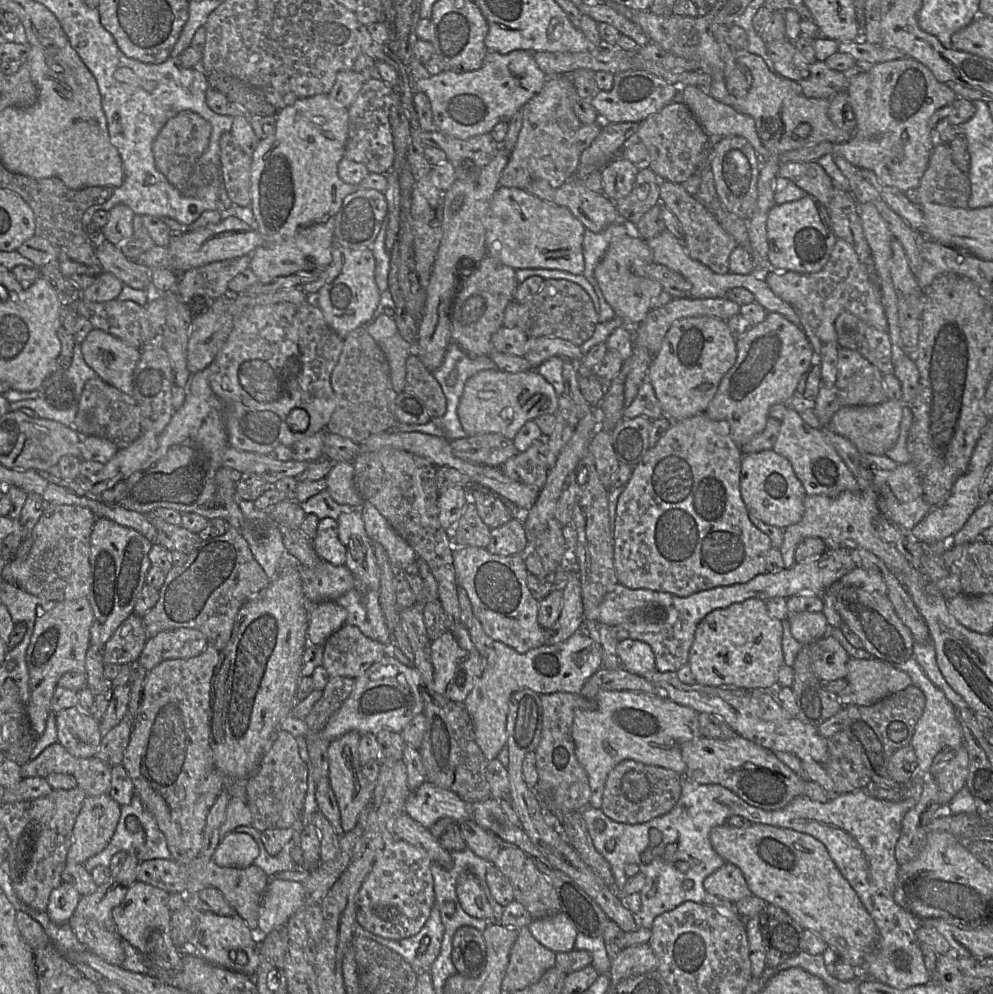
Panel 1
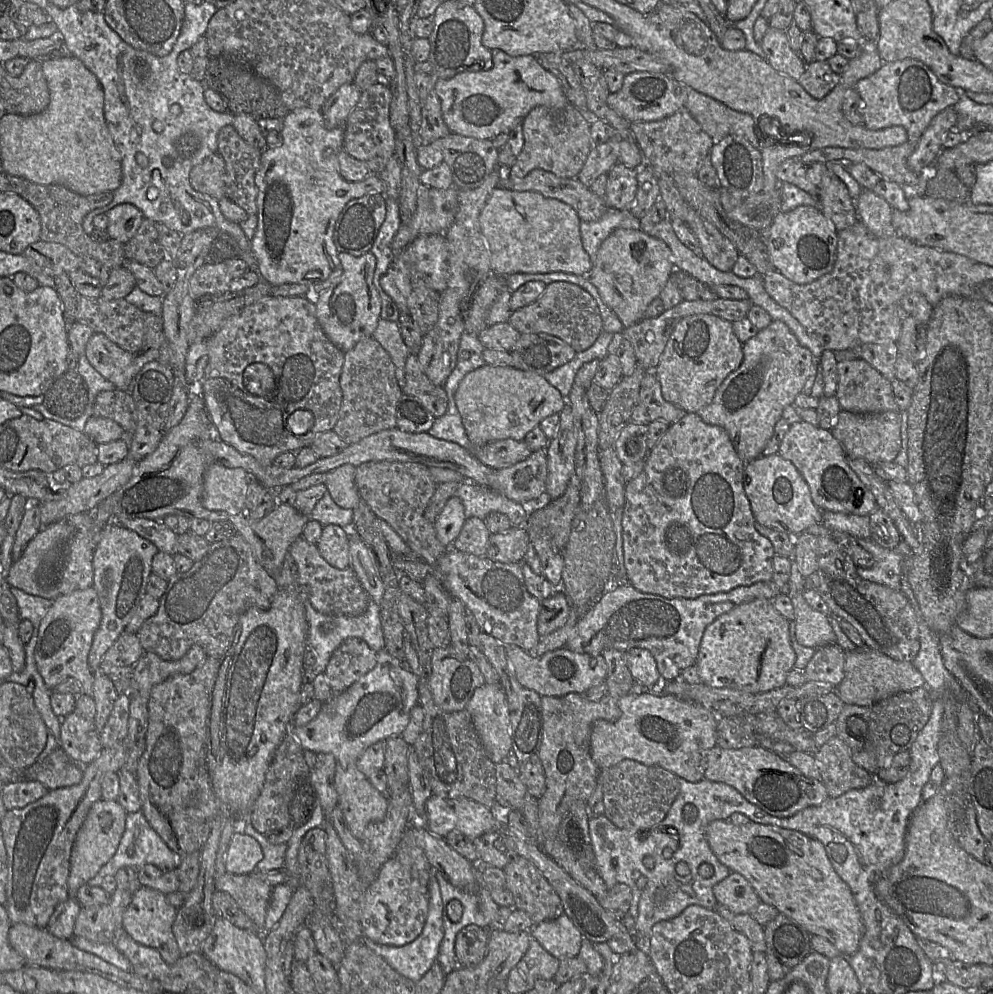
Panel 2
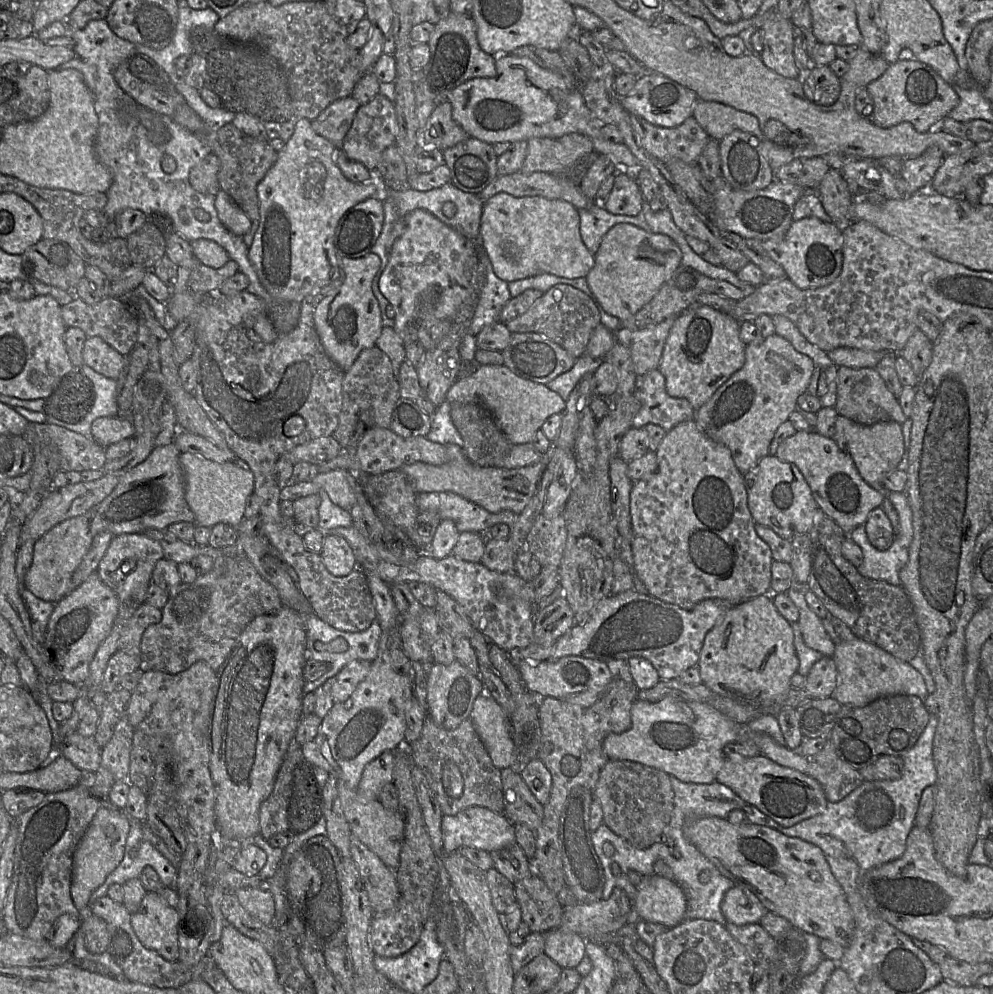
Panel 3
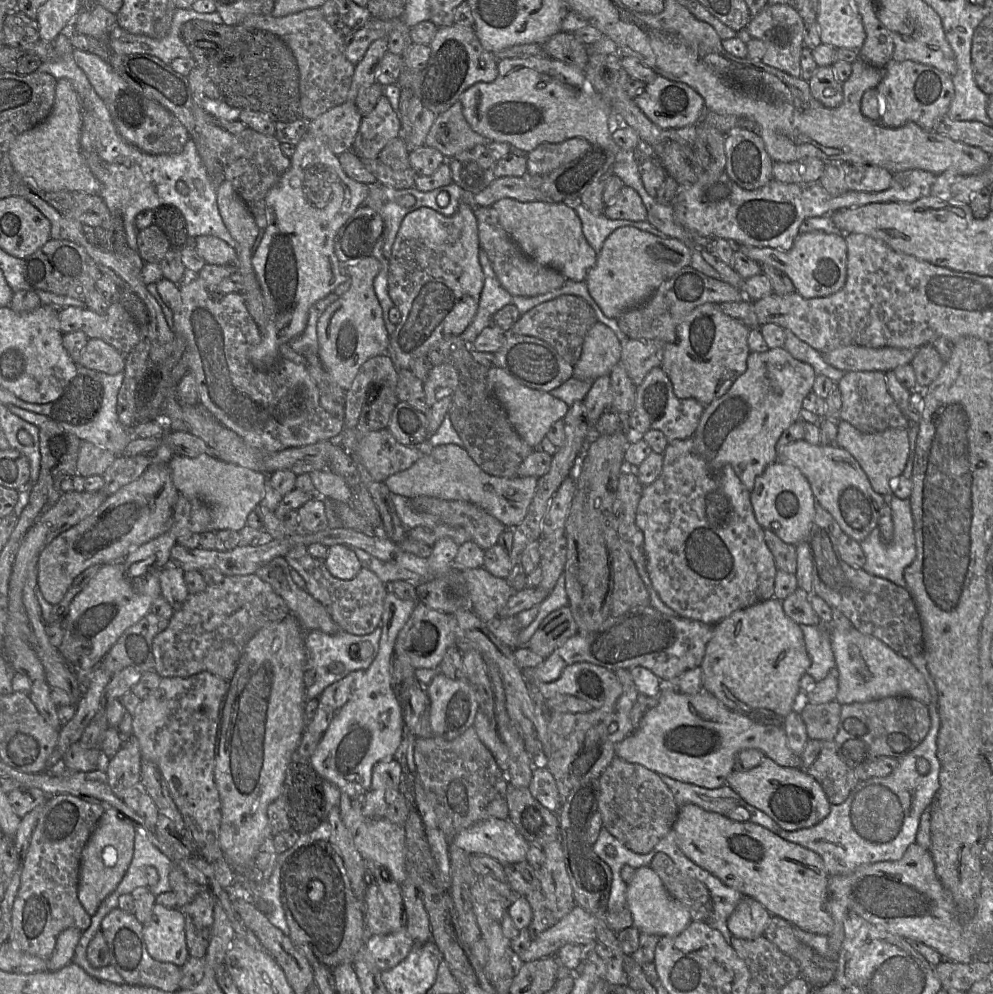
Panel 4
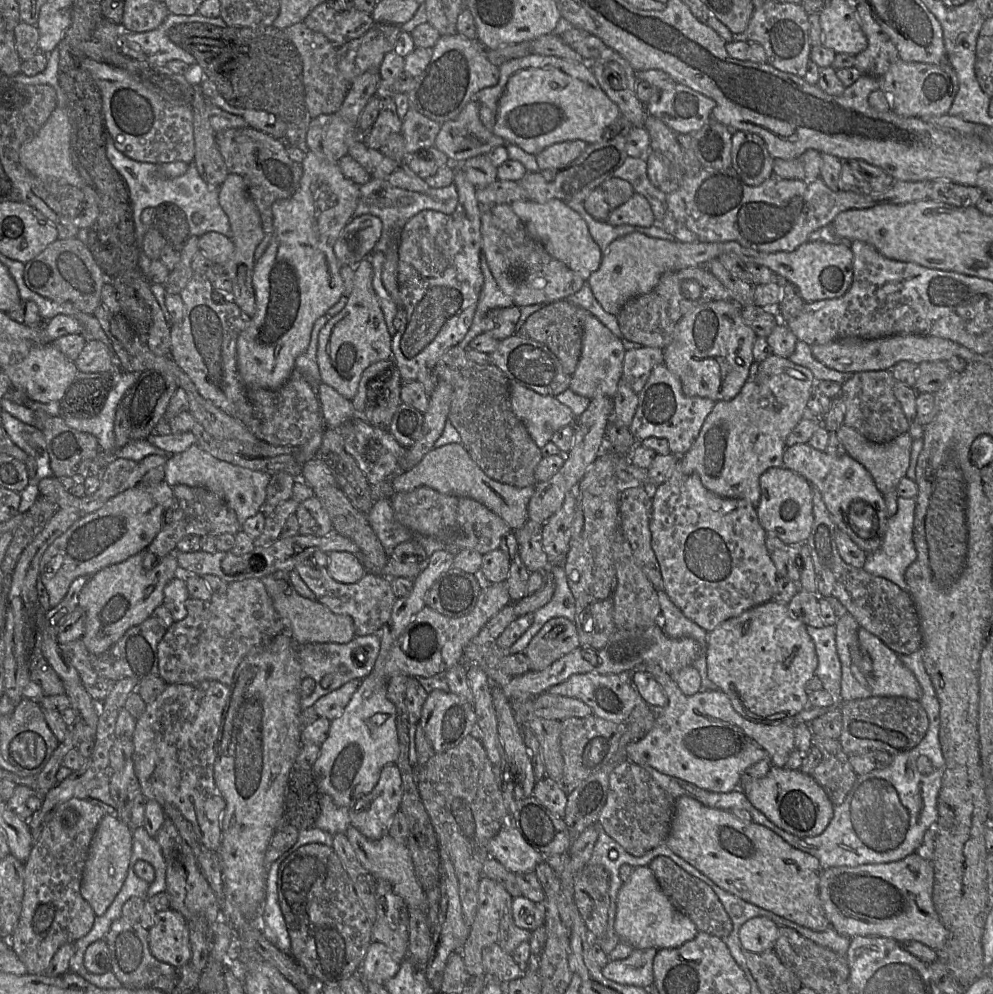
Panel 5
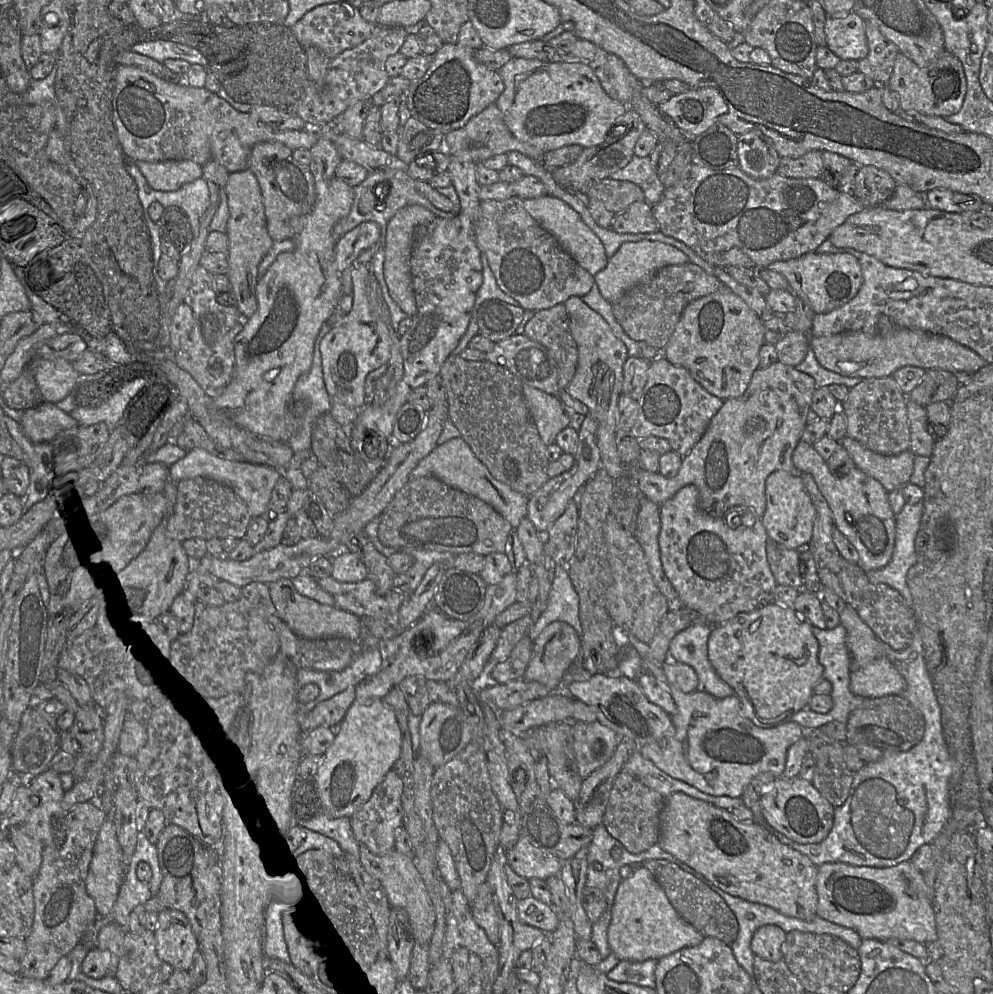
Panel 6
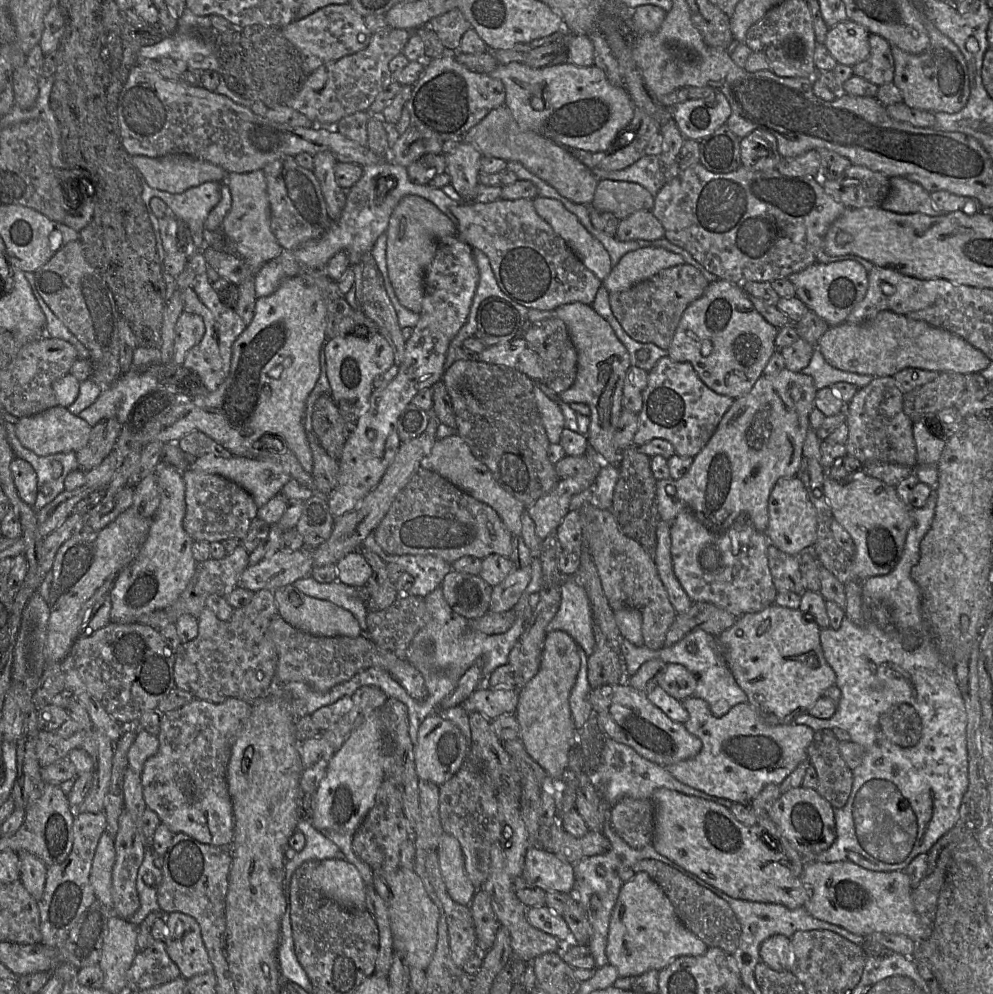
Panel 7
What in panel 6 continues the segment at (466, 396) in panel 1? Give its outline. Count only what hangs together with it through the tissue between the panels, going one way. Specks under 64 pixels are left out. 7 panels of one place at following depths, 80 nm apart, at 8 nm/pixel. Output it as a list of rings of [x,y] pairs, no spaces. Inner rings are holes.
[[[523,385],[523,395],[545,445],[556,442],[557,435],[570,426],[571,418],[558,395]]]

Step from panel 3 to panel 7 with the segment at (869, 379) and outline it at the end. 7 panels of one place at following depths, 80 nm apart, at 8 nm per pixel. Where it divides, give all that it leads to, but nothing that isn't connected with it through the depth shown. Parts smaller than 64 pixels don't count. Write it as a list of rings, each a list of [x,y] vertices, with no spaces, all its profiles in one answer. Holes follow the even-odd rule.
[[[893,376],[875,377],[866,386],[858,388],[854,397],[843,408],[849,428],[849,435],[845,444],[849,455],[855,457],[862,464],[865,462],[893,463],[911,467],[915,472],[918,460],[913,437],[913,422],[903,410],[903,396],[904,393]]]

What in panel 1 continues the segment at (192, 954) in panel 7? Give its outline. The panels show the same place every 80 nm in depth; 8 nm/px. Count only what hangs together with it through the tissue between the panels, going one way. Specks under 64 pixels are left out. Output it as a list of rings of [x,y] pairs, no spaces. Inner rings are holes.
[[[137,881],[128,890],[123,901],[112,914],[114,930],[128,941],[146,959],[154,961],[166,971],[181,972],[183,969],[181,953],[171,936],[171,918],[169,908],[170,893],[150,884]]]

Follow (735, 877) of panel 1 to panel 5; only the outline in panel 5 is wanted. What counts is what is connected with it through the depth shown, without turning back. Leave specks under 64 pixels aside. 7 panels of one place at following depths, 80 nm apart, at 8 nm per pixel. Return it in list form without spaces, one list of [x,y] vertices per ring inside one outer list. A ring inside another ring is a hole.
[[[754,917],[741,926],[739,939],[744,950],[761,953],[774,949],[778,937],[778,928],[767,917]]]

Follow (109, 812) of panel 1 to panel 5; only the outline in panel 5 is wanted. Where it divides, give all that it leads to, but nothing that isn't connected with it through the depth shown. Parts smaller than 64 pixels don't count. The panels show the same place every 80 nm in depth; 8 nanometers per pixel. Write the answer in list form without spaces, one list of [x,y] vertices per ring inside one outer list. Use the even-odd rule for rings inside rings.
[[[105,814],[91,840],[81,884],[81,895],[91,905],[96,916],[101,916],[105,913],[120,891],[127,876],[132,855],[132,844],[133,829],[114,814]]]

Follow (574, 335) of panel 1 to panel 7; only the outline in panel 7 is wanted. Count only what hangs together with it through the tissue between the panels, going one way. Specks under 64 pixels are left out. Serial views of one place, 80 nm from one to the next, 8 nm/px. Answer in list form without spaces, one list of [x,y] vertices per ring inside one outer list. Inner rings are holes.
[[[550,318],[531,323],[524,338],[542,361],[543,383],[559,395],[569,389],[576,379],[578,354],[564,322]]]

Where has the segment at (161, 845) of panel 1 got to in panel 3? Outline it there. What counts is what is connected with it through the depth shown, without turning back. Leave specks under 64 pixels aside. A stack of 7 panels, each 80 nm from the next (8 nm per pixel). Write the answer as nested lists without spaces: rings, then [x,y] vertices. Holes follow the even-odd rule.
[[[130,820],[130,832],[125,845],[125,855],[118,867],[109,874],[105,883],[93,893],[93,898],[108,895],[112,884],[124,884],[140,877],[145,867],[152,867],[165,887],[174,887],[177,868],[152,844],[144,839],[142,822]]]

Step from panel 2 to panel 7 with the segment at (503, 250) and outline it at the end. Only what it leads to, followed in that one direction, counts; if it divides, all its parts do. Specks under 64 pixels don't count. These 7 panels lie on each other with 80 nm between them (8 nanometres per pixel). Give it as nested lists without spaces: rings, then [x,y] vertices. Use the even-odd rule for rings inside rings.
[[[542,196],[532,201],[538,215],[567,243],[586,268],[603,281],[611,273],[612,265],[602,243],[560,201]]]

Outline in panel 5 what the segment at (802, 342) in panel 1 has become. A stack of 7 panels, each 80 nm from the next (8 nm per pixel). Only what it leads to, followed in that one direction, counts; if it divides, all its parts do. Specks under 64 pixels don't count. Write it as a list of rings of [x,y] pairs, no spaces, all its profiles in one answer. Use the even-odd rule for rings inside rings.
[[[773,354],[765,360],[754,361],[739,394],[731,400],[715,403],[691,449],[680,457],[680,470],[685,474],[697,474],[702,484],[712,493],[724,498],[745,499],[756,509],[761,496],[760,477],[769,468],[784,467],[783,455],[787,448],[787,437],[803,419],[814,387],[816,380],[813,373],[789,358]]]

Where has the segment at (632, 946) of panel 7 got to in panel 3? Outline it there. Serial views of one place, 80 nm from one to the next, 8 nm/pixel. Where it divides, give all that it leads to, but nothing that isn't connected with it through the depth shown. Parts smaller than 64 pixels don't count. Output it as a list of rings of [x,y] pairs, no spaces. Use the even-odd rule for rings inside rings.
[[[657,874],[644,875],[637,885],[634,910],[638,918],[673,928],[684,920],[685,895],[674,881]]]

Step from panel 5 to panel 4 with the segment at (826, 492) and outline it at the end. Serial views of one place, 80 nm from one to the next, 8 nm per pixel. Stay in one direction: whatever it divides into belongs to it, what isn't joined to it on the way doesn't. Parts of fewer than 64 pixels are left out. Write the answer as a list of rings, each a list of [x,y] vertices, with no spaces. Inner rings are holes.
[[[803,439],[786,445],[779,452],[777,460],[795,466],[802,472],[816,501],[832,515],[841,530],[858,543],[878,526],[879,511],[887,502],[887,498],[872,489],[859,463],[843,448],[813,445]]]

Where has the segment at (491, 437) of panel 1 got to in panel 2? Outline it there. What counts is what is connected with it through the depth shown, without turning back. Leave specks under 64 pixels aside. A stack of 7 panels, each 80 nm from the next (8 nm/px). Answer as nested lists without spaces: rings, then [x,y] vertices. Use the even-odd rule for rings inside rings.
[[[507,438],[474,445],[470,452],[483,464],[501,469],[527,459],[533,451],[524,441]]]

